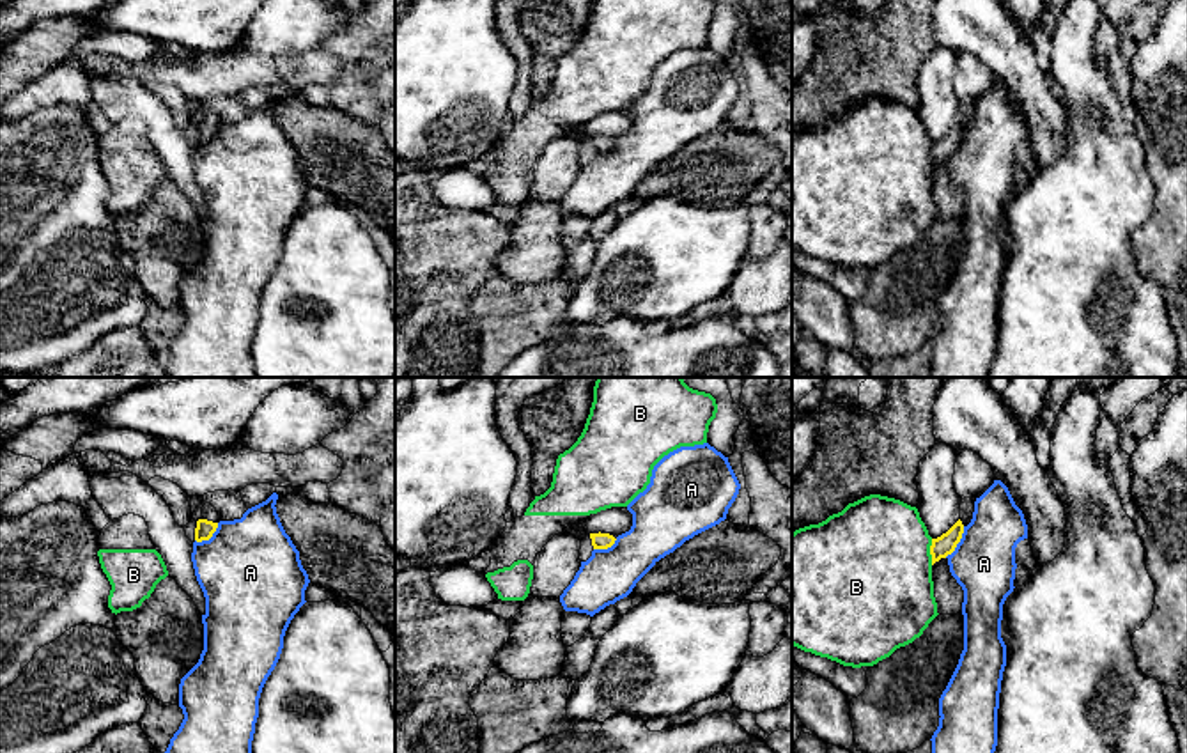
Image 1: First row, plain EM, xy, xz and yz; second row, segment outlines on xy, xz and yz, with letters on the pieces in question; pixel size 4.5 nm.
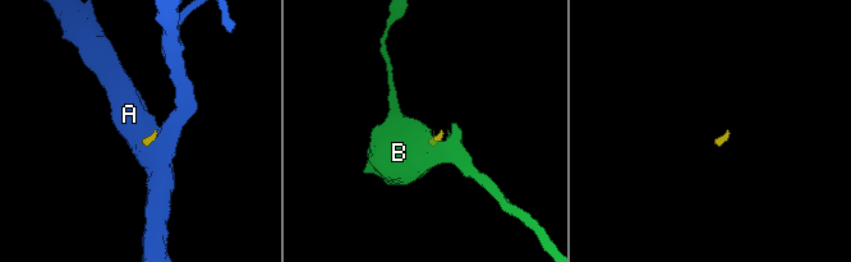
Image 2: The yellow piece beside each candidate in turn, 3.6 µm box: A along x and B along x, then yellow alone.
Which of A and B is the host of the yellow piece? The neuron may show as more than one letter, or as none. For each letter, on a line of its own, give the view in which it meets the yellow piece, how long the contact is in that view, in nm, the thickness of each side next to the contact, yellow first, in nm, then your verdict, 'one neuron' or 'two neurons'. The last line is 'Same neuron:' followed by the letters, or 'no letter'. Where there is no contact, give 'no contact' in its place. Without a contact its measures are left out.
A: contact in yz; length 170 nm; calibres 90 and 280 nm; two neurons
B: contact in yz; length 120 nm; calibres 90 and 500 nm; two neurons
Same neuron: no letter

